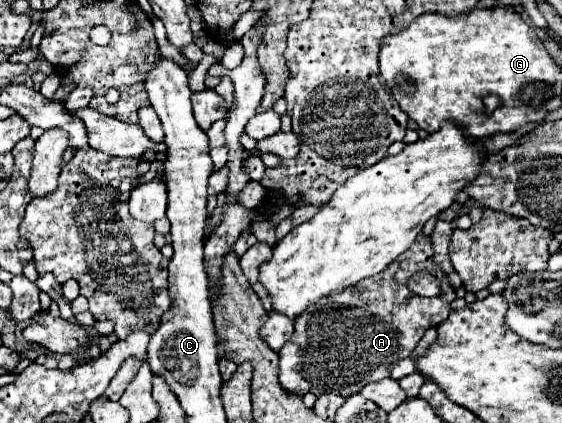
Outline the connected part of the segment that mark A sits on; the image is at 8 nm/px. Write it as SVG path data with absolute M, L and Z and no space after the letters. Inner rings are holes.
M420 237L406 253L402 253L396 261L392 261L392 265L388 265L380 275L364 279L362 283L348 287L340 293L332 293L324 299L320 299L316 305L308 307L304 313L300 313L300 317L296 317L294 321L294 333L290 337L290 341L284 345L284 349L280 349L280 385L284 391L292 393L292 395L306 395L306 393L314 393L314 395L322 395L322 393L338 393L338 395L354 395L358 393L364 385L380 381L384 377L390 377L392 367L406 359L414 347L418 345L418 341L422 339L422 335L426 333L426 329L440 325L448 313L450 313L450 303L456 299L456 291L450 285L450 281L446 279L444 271L432 261L432 243L430 239L426 241L424 237ZM418 271L430 271L438 277L444 295L442 297L416 297L408 287L406 281L412 273Z

